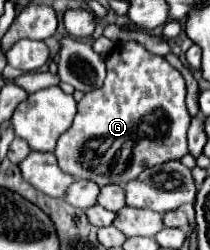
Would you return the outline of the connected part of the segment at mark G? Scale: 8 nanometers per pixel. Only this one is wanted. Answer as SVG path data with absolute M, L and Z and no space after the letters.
M139 41L117 43L107 55L107 79L105 83L85 93L77 103L77 115L73 125L59 137L55 157L63 173L77 179L89 179L97 185L125 185L135 179L143 169L165 163L169 159L181 159L187 155L187 129L191 125L191 115L185 107L185 81L181 73L167 63L165 57L149 53Z

